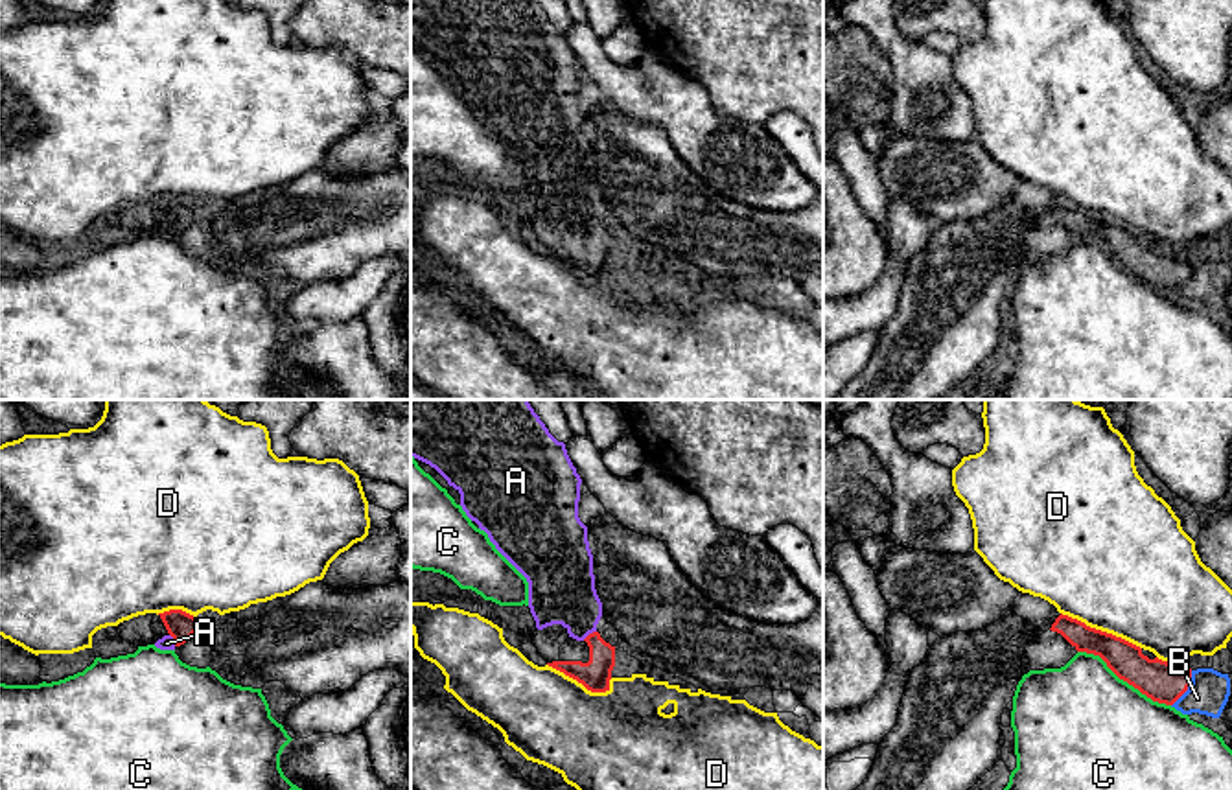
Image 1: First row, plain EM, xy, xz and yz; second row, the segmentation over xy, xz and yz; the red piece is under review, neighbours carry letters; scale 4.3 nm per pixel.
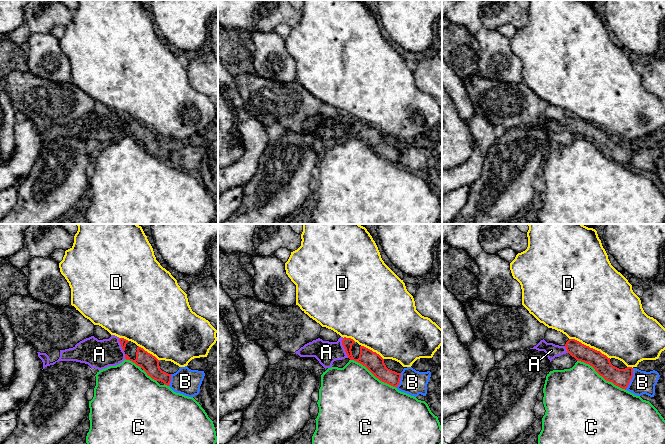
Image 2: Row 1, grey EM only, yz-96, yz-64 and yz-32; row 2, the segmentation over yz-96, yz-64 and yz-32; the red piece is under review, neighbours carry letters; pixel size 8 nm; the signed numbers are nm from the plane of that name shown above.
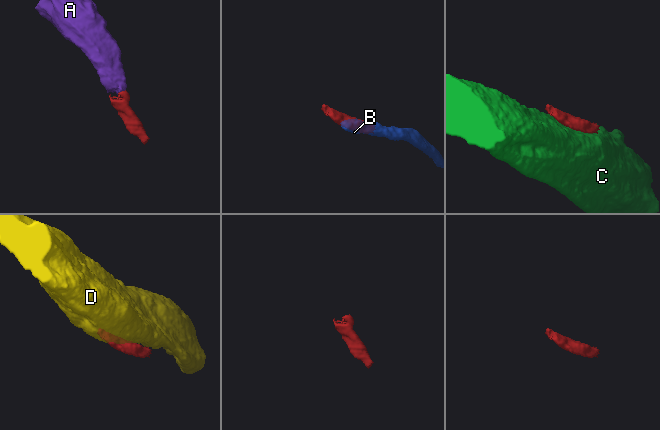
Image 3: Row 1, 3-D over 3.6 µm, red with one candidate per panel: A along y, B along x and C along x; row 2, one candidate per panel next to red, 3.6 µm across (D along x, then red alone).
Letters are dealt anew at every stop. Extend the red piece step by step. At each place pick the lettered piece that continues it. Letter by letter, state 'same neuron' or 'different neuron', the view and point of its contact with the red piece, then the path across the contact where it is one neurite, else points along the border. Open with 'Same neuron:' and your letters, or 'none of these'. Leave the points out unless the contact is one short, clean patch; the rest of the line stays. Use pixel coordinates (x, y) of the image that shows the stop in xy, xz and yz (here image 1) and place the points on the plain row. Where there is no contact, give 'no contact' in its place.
Same neuron: A
A: same neuron | xz (590, 221) | across xz (595, 262), (597, 232), (590, 221), (562, 177)
B: different neuron | yz (1186, 277)
C: different neuron | yz (1124, 267)
D: different neuron | yz (1100, 218)

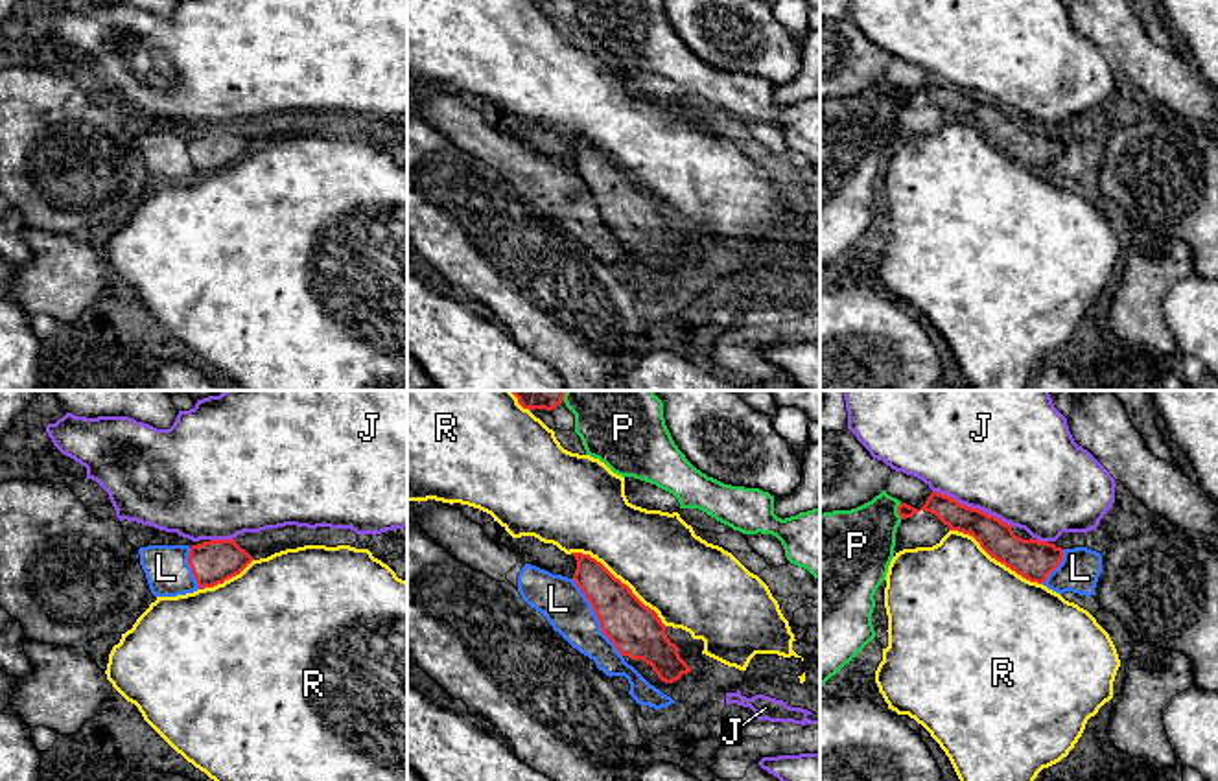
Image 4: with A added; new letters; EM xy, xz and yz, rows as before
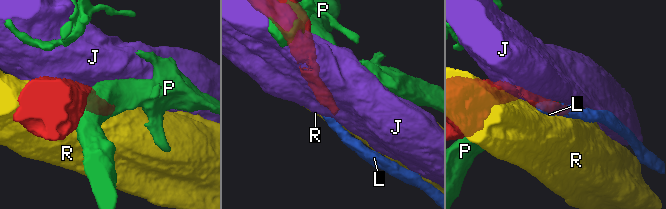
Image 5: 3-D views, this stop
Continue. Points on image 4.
Same neuron: none of these
J: different neuron | yz (973, 96)
L: different neuron | xz (597, 205)
P: different neuron | yz (898, 98)
R: different neuron | xz (618, 166)

